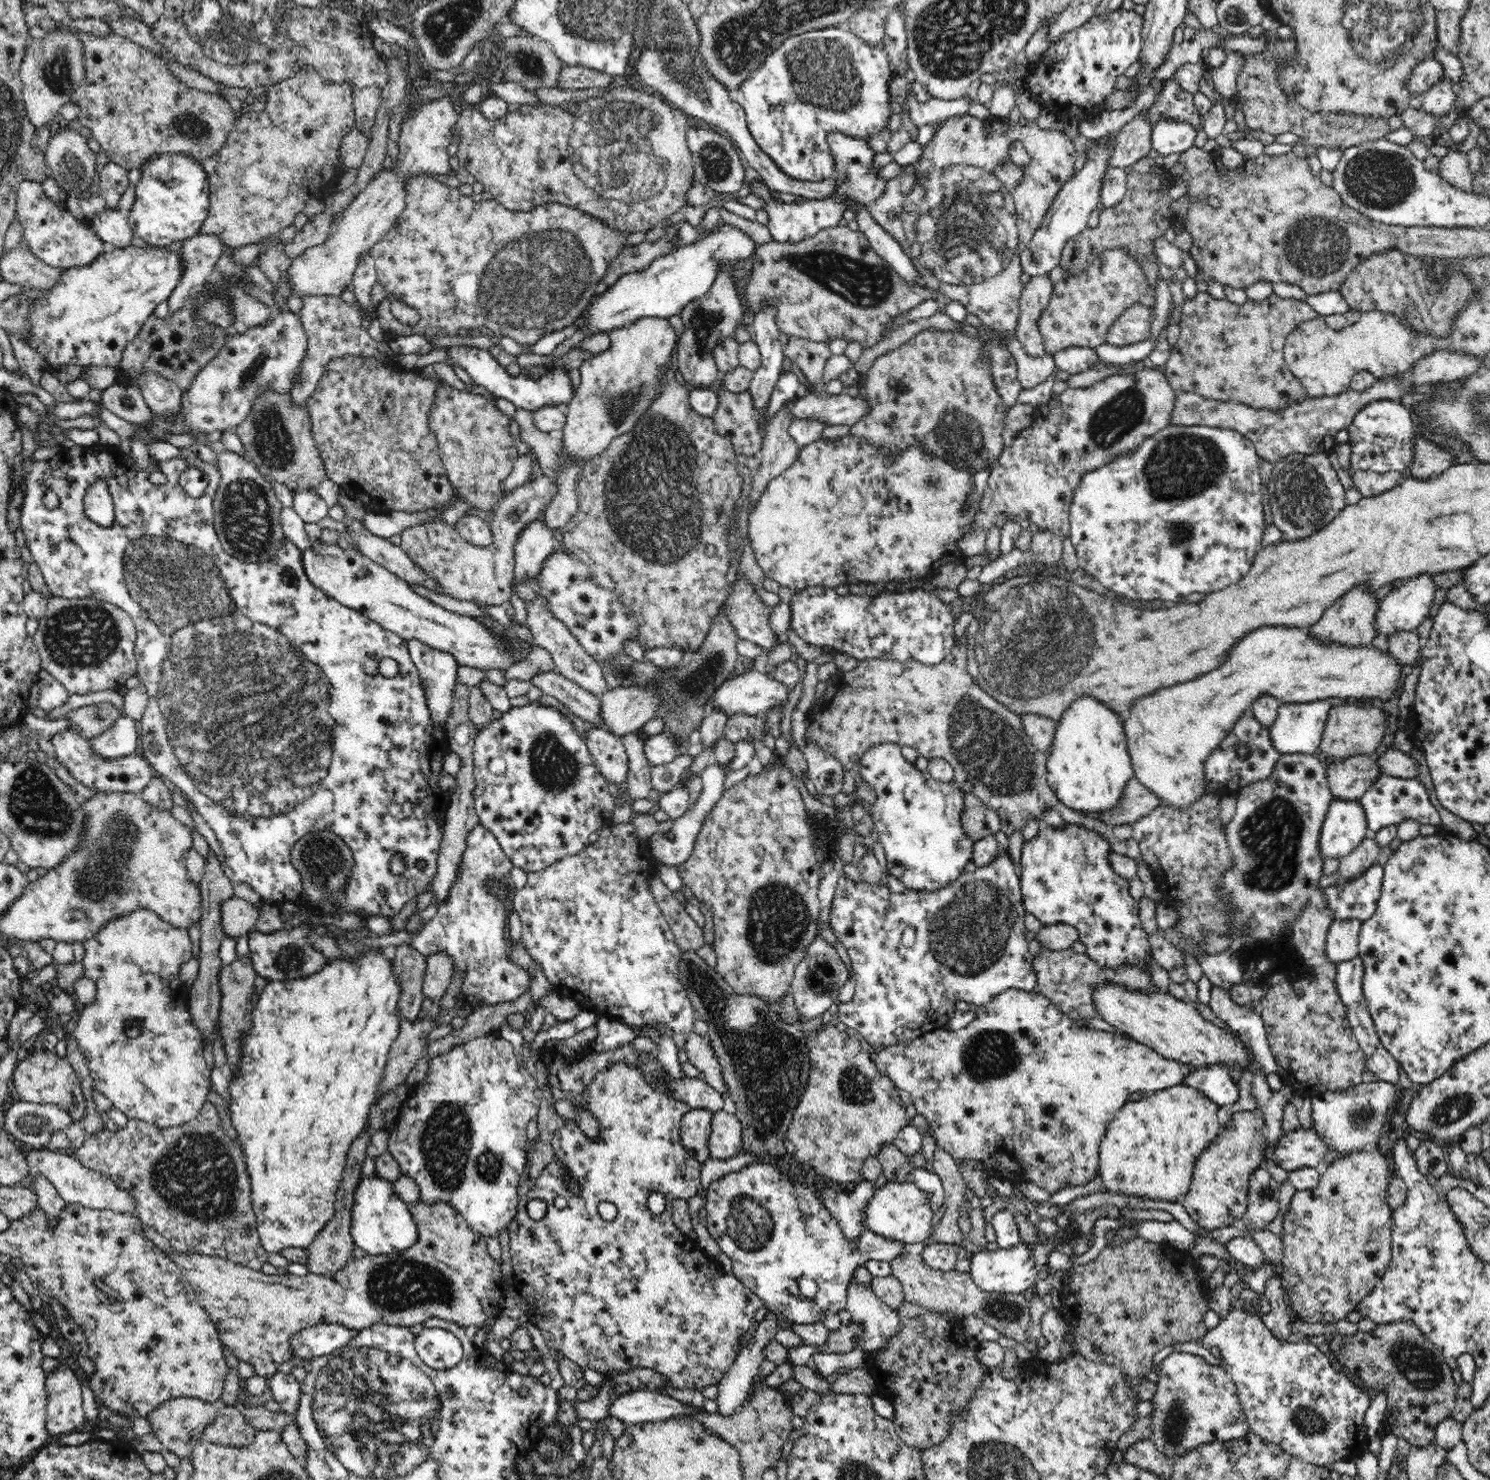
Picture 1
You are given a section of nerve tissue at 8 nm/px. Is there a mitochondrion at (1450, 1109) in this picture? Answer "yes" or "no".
yes

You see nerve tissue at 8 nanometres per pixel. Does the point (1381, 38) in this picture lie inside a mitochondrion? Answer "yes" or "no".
yes

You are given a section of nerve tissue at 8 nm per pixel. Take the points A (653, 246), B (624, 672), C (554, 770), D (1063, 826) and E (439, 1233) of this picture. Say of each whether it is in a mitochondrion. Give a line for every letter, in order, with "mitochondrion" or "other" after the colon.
A: other
B: mitochondrion
C: mitochondrion
D: other
E: other

